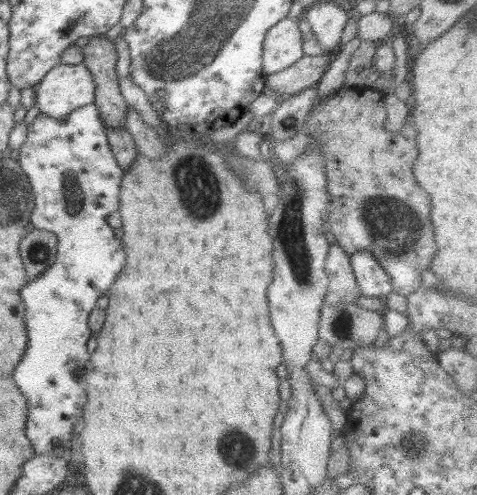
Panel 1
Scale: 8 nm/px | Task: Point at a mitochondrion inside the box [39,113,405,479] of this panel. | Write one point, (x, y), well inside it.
(291, 231)

